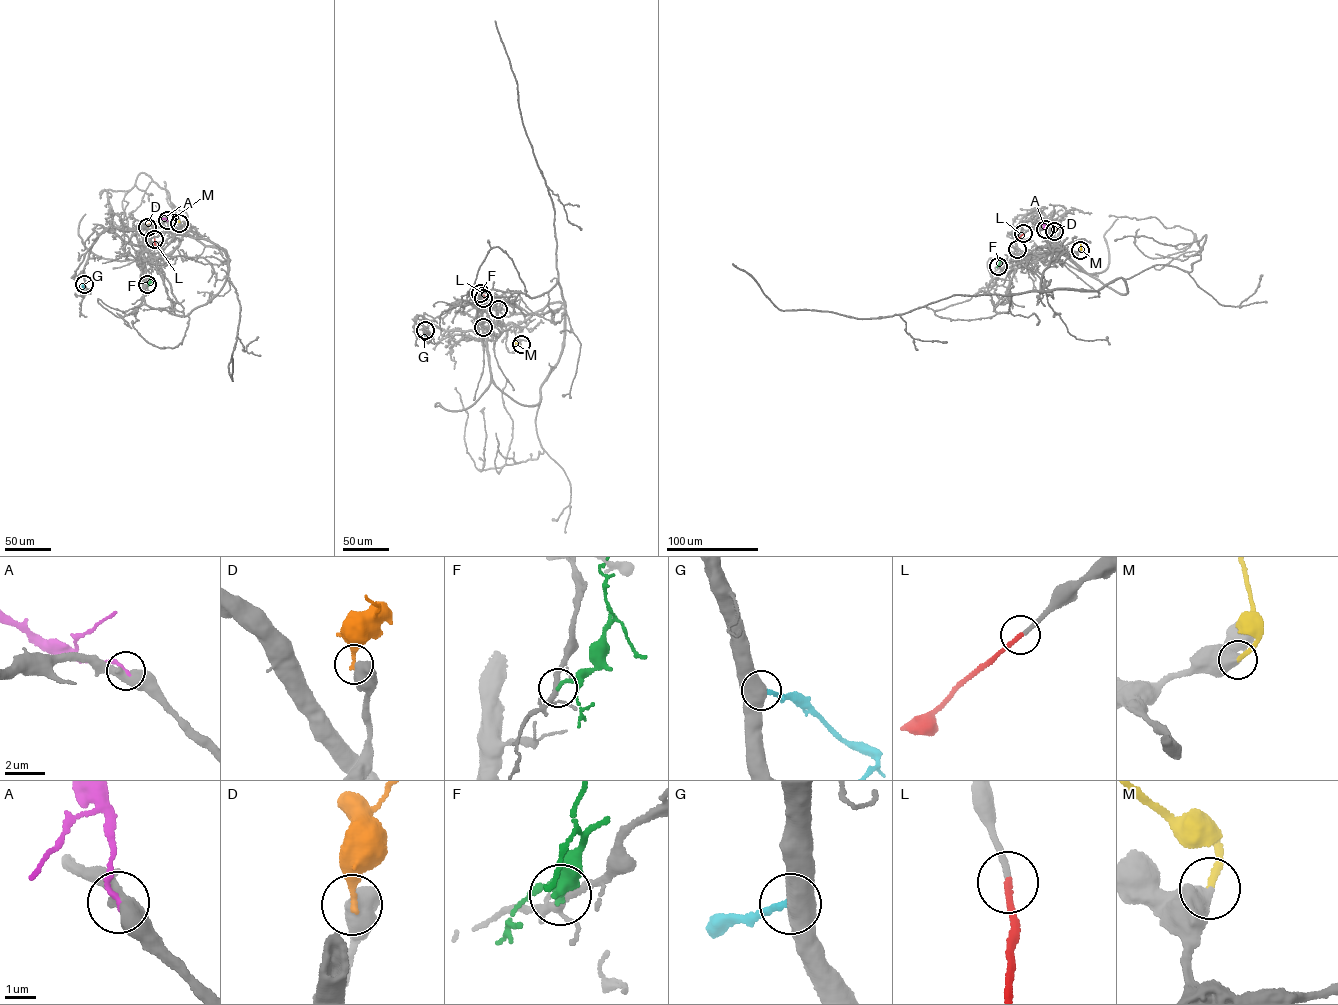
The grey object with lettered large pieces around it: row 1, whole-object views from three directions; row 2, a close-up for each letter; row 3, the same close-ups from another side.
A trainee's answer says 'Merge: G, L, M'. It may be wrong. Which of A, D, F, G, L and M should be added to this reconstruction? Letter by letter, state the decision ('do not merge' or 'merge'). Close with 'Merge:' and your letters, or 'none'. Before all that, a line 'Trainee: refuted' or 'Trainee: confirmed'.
Trainee: confirmed
A: do not merge
D: do not merge
F: do not merge
G: merge
L: merge
M: merge
Merge: G, L, M

